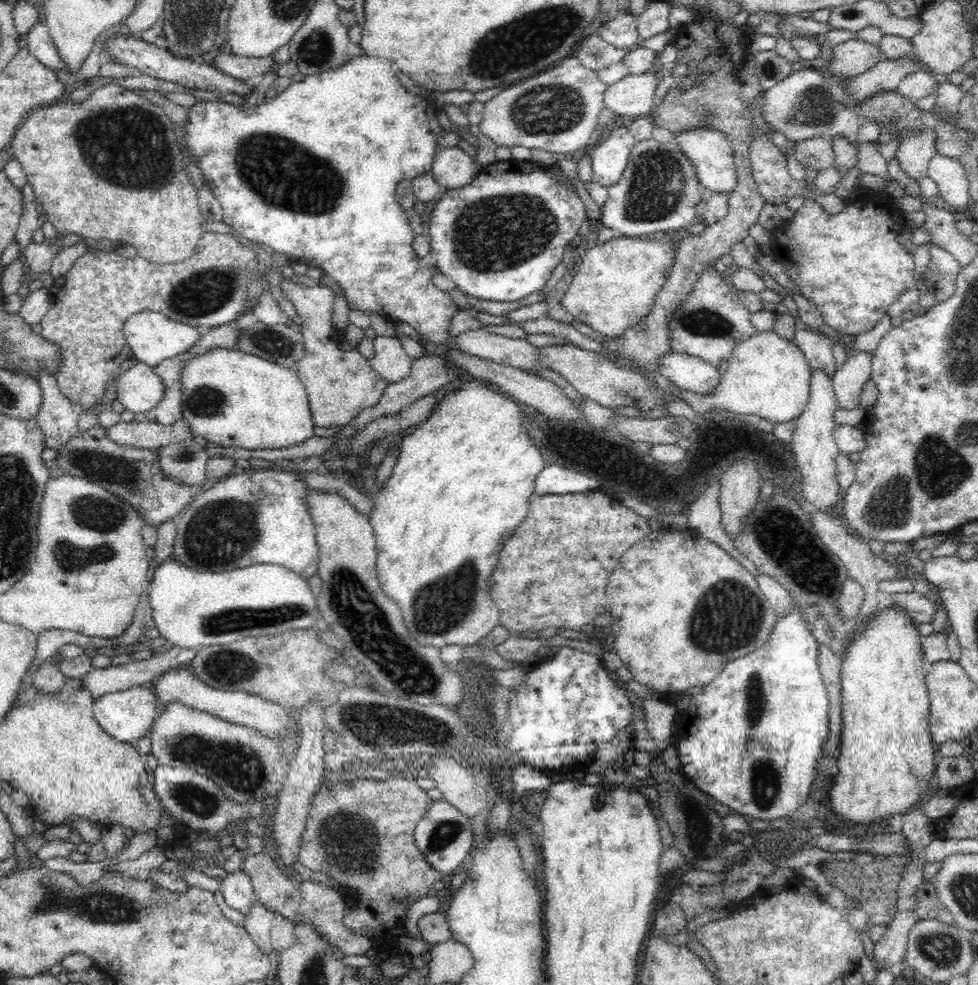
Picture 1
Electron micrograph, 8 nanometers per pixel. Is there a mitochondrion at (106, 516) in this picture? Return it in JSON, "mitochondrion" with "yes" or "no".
{"mitochondrion":"yes"}

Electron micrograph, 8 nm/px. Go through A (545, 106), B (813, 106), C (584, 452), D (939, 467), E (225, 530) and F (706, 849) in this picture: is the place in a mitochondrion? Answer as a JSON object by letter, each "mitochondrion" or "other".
{"A":"mitochondrion","B":"mitochondrion","C":"mitochondrion","D":"mitochondrion","E":"mitochondrion","F":"mitochondrion"}

